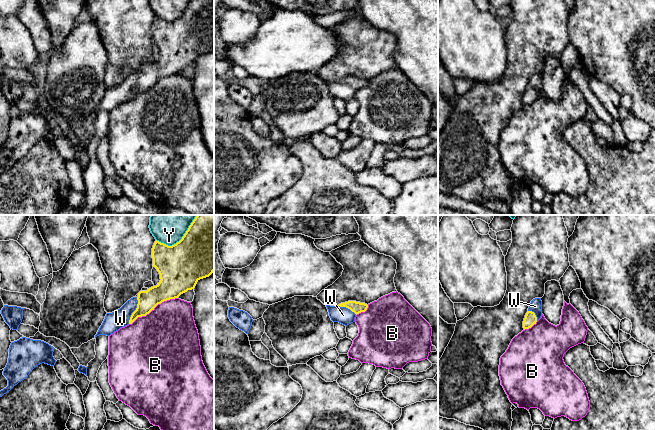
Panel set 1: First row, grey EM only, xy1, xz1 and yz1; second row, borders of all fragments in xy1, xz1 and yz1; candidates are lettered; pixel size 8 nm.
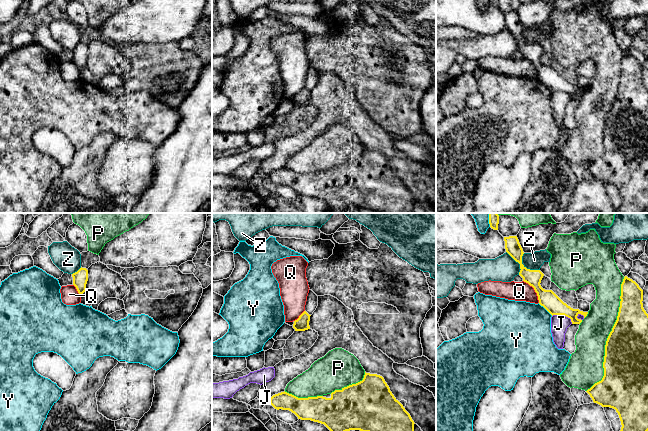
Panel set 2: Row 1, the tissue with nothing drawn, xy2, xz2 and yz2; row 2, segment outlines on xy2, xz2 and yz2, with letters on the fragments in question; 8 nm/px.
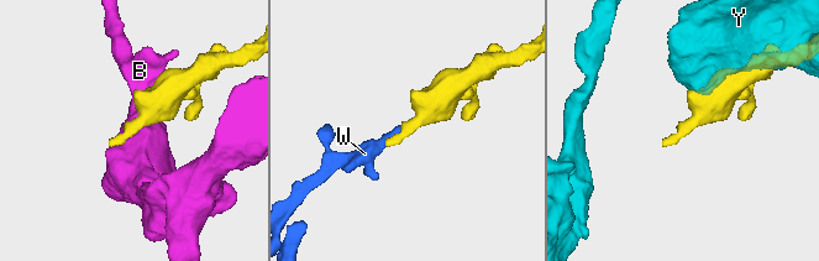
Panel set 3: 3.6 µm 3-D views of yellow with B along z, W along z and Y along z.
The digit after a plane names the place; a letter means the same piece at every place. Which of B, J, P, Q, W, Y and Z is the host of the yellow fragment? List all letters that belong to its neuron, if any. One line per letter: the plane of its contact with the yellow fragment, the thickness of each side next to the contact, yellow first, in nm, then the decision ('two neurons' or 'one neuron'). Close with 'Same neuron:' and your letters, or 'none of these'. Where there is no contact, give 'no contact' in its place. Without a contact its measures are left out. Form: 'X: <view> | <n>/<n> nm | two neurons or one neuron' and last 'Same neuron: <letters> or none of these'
B: xy1 | 200/460 nm | two neurons
J: yz2 | 150/140 nm | two neurons
P: yz2 | 360/260 nm | two neurons
Q: yz2 | 150/160 nm | two neurons
W: xy1 | 160/150 nm | one neuron
Y: xy1 | 460/340 nm | two neurons
Z: yz2 | 130/140 nm | two neurons
Same neuron: W

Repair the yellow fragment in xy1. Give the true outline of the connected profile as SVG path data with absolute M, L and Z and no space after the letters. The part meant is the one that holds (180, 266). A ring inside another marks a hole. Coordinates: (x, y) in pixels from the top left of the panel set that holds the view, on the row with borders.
M197 215L182 239L172 246L155 241L152 248L153 267L160 274L160 282L147 291L140 291L137 297L128 300L120 309L107 313L95 338L110 336L120 328L132 324L138 317L146 316L164 301L178 298L195 288L200 279L214 272L214 215Z

